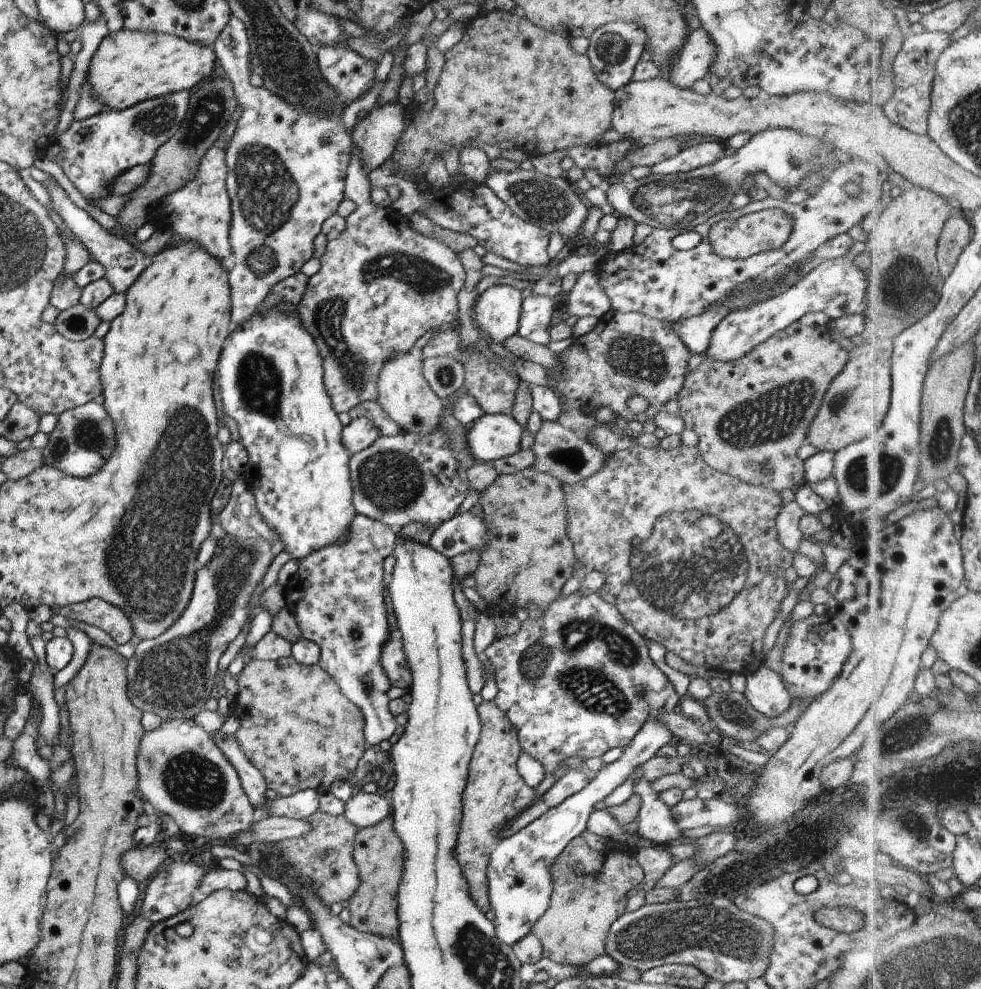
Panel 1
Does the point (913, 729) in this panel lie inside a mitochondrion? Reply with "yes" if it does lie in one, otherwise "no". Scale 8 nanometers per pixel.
yes

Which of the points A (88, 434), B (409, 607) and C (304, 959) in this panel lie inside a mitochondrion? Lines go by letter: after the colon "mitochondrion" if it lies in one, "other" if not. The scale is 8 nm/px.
A: mitochondrion
B: other
C: other

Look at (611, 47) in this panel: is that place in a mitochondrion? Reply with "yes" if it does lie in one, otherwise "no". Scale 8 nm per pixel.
yes

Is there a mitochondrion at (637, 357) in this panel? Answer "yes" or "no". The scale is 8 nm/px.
yes

